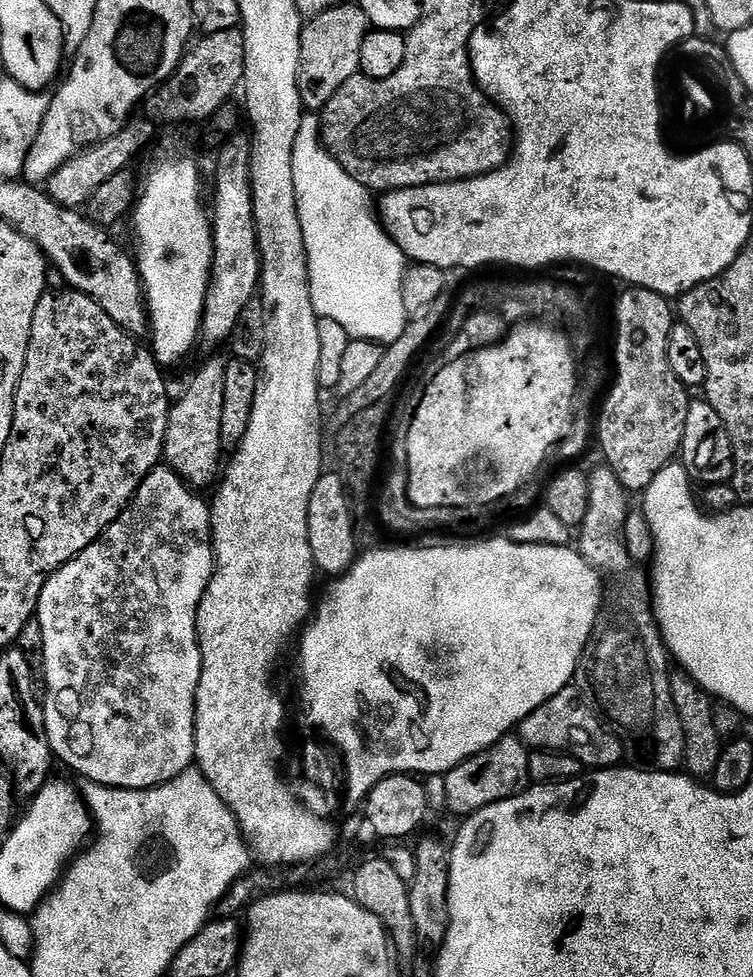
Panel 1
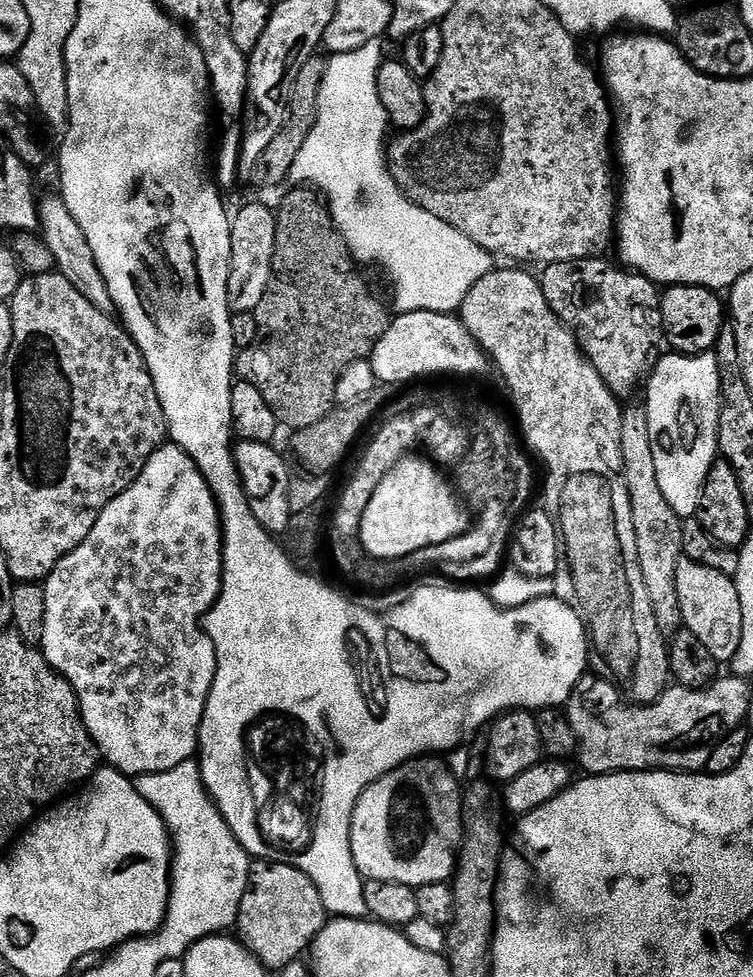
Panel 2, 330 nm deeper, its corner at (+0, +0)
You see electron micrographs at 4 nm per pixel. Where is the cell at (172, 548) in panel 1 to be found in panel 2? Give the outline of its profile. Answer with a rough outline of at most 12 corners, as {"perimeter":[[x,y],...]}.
{"perimeter":[[168,442],[43,581],[105,765],[193,759],[224,537]]}

